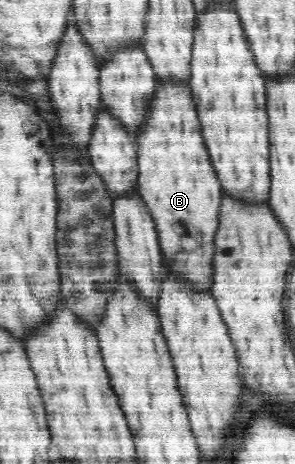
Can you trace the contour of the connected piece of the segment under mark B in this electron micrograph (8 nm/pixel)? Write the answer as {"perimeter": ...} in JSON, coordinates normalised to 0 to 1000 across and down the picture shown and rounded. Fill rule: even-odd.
{"perimeter":[[[539,175],[539,209],[525,209],[525,244],[512,244],[512,269],[485,287],[485,304],[468,310],[468,399],[464,412],[498,444],[525,481],[539,528],[556,554],[556,575],[583,601],[617,603],[661,631],[708,631],[725,610],[722,511],[739,498],[739,476],[756,412],[729,381],[729,362],[702,338],[702,317],[688,313],[688,284],[651,216],[641,183],[569,183],[573,175]]]}

